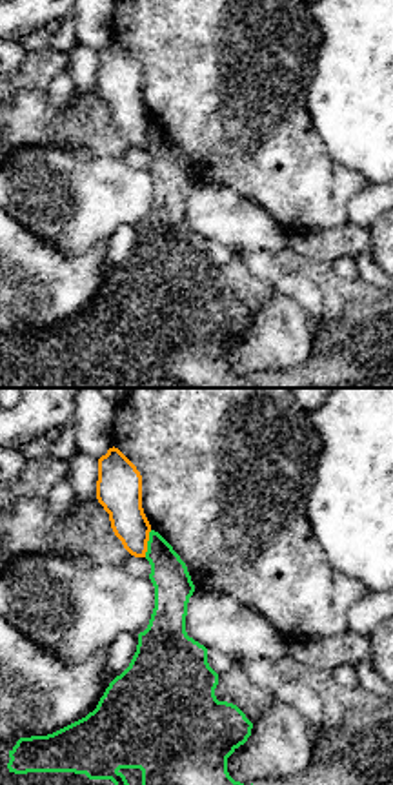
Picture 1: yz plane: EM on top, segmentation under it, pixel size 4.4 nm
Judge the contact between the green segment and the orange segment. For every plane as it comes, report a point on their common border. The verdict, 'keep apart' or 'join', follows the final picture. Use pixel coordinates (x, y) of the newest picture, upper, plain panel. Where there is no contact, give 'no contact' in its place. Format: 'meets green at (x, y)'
meets green at (148, 135)

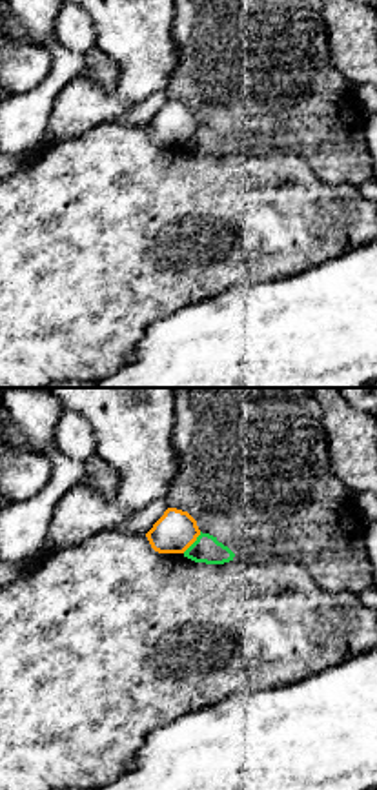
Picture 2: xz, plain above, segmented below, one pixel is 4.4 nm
meets green at (193, 135)

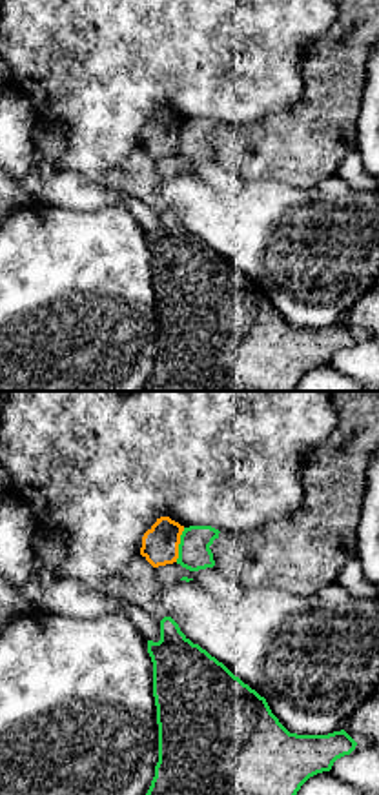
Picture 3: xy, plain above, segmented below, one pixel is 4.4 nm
meets green at (179, 137)

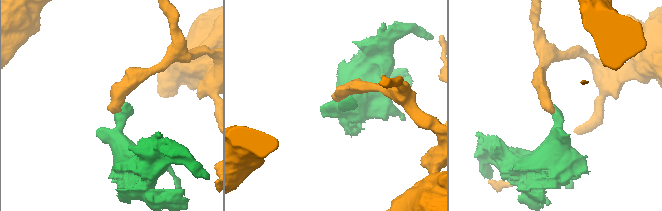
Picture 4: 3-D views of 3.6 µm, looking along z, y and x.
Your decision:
keep apart

